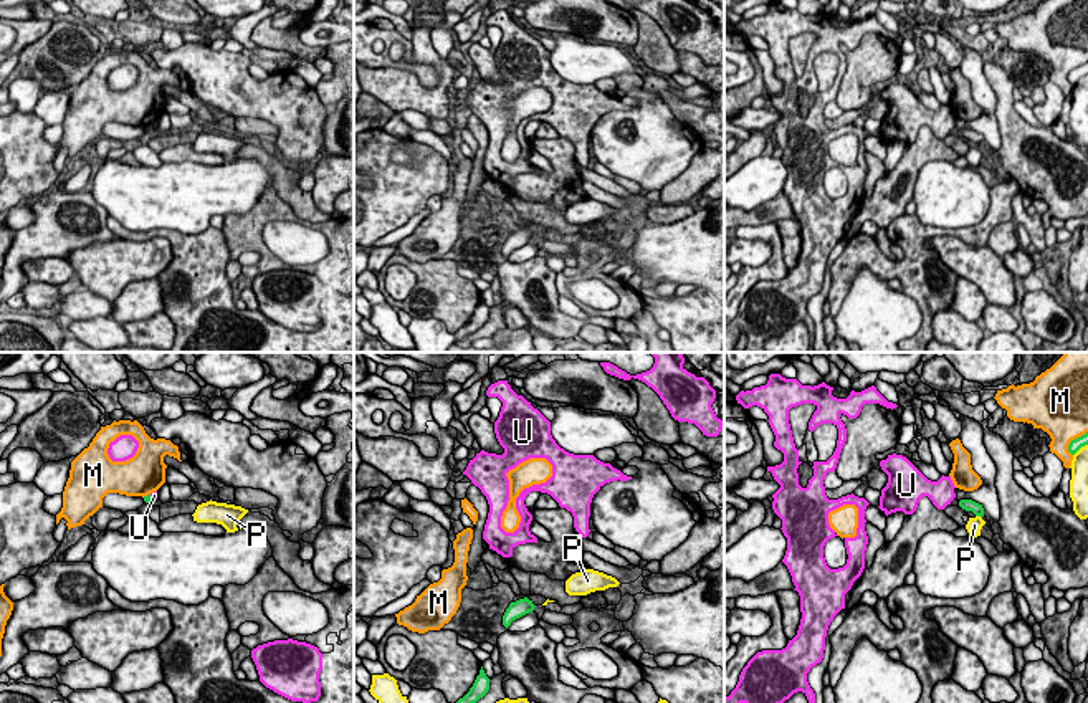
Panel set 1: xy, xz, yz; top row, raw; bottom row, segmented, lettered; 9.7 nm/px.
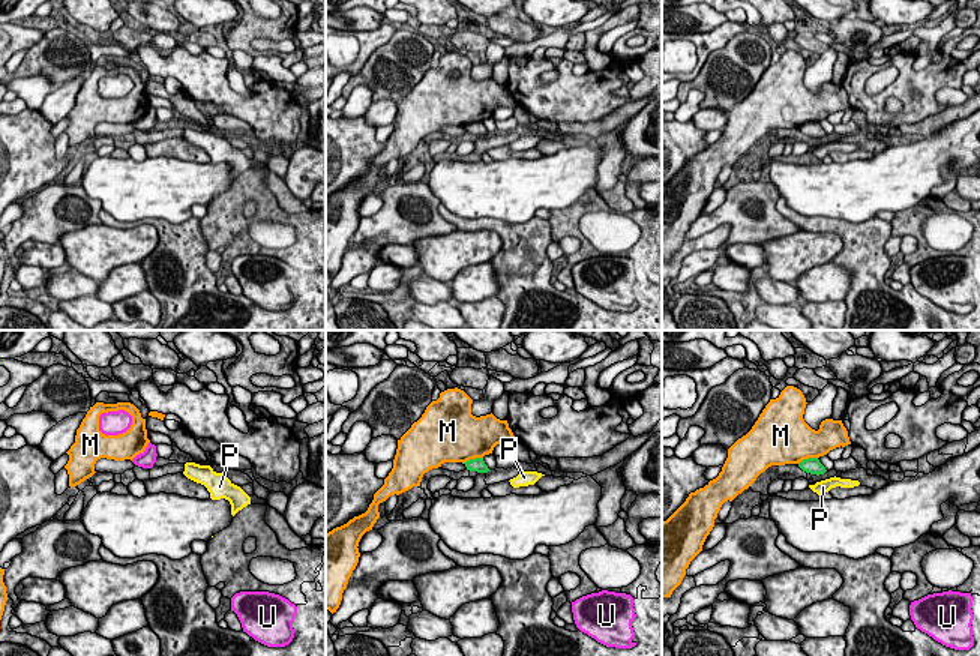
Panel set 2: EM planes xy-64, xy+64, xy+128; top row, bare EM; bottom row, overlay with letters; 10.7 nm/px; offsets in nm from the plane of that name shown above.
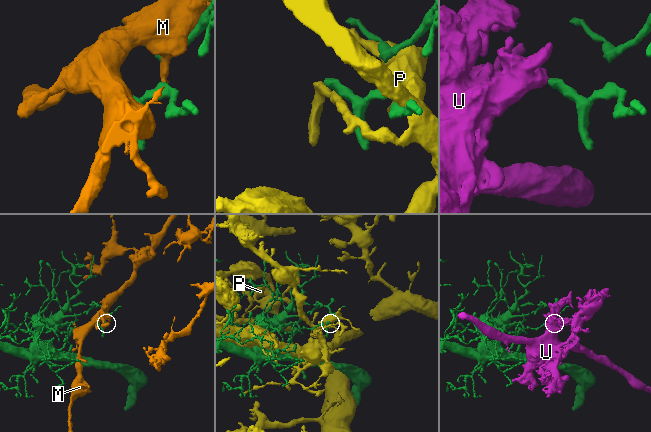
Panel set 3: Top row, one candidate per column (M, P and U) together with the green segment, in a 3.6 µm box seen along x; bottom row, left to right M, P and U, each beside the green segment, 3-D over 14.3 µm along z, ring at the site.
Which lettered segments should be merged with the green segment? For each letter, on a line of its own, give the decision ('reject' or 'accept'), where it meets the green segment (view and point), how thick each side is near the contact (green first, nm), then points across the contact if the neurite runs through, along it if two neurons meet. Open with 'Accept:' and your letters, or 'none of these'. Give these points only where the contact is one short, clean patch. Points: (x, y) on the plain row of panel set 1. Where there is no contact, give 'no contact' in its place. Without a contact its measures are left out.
Accept: none of these
M: reject | yz (1072, 70) | 120/460 nm | along yz (1087, 60), (1070, 71), (1068, 81), (1072, 85)
P: reject | yz (979, 144) | 120/160 nm
U: reject | xy (151, 126) | 70/60 nm | along xy (149, 124), (156, 128)

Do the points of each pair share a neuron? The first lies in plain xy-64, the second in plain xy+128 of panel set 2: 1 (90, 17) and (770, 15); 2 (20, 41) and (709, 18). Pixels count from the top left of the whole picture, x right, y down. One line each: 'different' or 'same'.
1: same
2: different

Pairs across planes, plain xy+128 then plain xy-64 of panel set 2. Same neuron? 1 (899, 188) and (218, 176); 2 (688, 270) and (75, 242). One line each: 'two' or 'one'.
1: one
2: two

